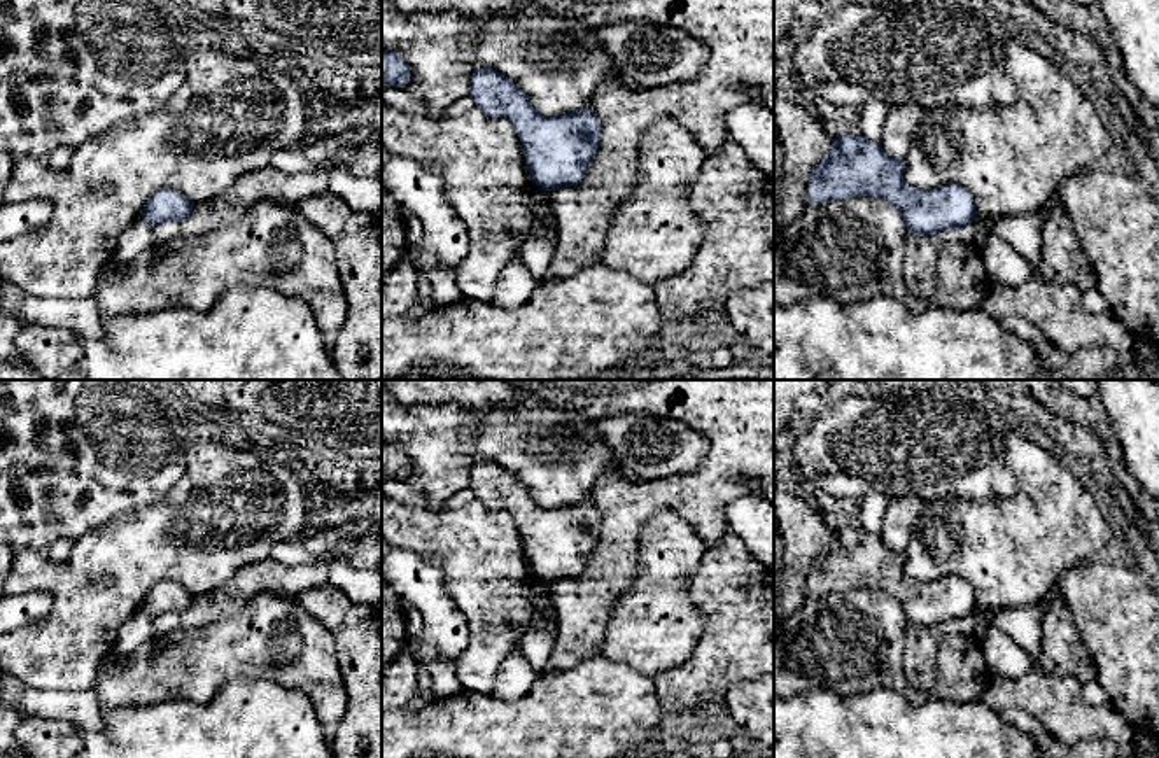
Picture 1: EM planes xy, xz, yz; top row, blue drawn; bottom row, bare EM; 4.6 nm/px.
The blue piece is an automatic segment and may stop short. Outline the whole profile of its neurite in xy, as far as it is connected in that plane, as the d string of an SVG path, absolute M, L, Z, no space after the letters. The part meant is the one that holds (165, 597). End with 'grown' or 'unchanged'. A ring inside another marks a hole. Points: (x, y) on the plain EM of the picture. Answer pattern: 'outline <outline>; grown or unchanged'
outline M172 581L158 583L145 597L142 609L154 620L166 613L182 614L193 604L194 595Z; unchanged

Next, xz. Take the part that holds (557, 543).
outline M474 460L469 488L483 506L513 515L536 578L553 583L581 574L601 537L594 501L543 508L511 471L494 460Z; unchanged

